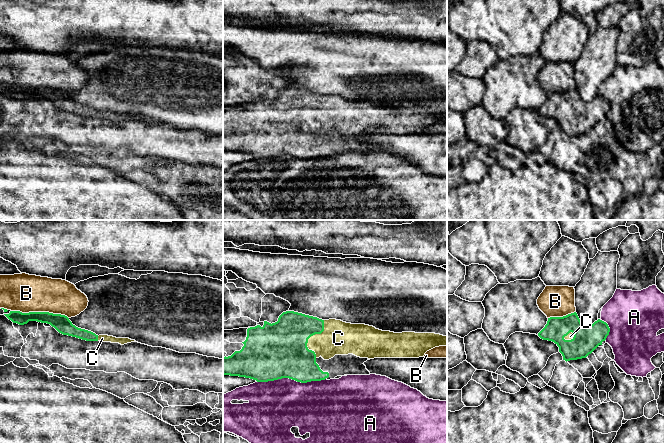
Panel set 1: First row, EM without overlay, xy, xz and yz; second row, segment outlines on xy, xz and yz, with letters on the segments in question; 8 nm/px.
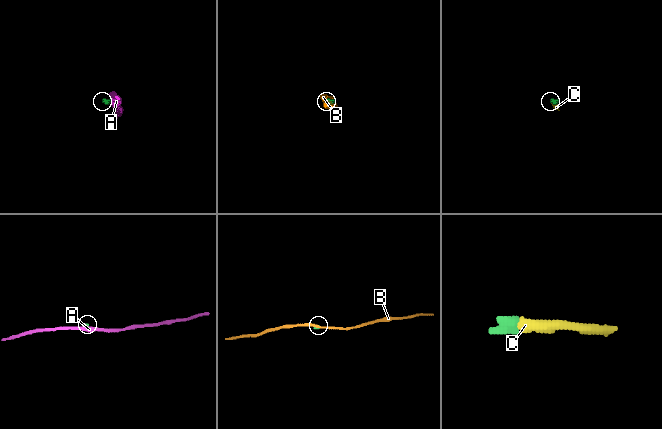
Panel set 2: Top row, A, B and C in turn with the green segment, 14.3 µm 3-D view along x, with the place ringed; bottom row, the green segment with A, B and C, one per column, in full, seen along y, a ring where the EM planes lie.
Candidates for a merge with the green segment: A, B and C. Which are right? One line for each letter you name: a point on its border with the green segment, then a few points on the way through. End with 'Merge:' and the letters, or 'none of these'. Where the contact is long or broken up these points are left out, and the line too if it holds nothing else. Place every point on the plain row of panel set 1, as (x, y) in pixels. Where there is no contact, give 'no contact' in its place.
C: xz (310, 112)
Merge: C

